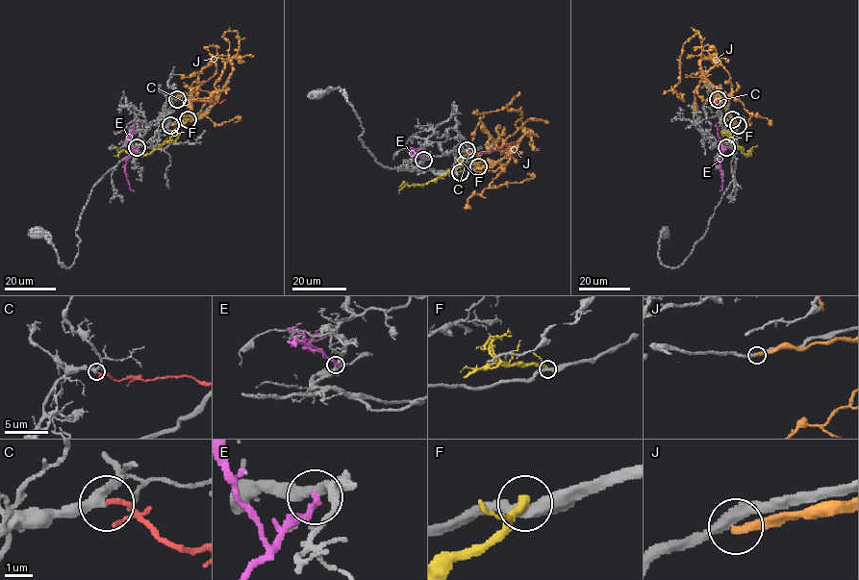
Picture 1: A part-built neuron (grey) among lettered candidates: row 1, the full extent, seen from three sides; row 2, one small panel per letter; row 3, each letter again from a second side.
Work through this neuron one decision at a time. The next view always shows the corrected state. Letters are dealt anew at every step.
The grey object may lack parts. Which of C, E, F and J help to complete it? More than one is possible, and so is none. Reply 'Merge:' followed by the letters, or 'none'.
Merge: C

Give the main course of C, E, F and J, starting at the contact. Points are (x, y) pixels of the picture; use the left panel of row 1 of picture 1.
C: (177, 99), (219, 103), (225, 100)
E: (137, 148), (125, 164), (127, 180), (134, 190)
F: (189, 119), (173, 132), (169, 139), (146, 155), (127, 153), (113, 146)
J: (170, 125), (216, 101), (236, 31), (223, 35), (216, 89), (184, 92)

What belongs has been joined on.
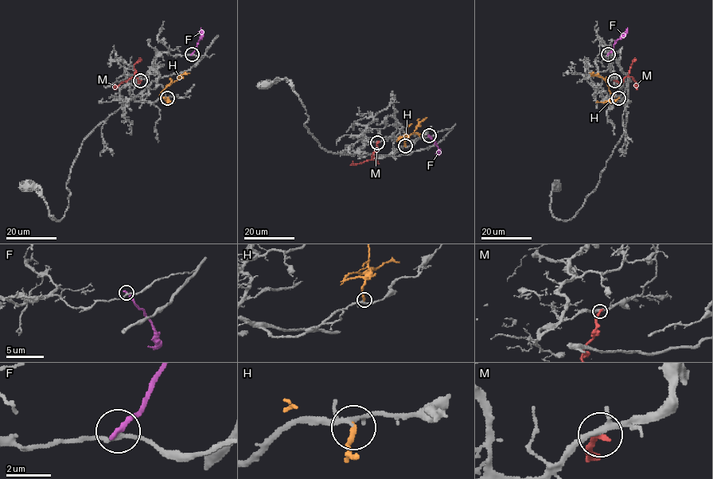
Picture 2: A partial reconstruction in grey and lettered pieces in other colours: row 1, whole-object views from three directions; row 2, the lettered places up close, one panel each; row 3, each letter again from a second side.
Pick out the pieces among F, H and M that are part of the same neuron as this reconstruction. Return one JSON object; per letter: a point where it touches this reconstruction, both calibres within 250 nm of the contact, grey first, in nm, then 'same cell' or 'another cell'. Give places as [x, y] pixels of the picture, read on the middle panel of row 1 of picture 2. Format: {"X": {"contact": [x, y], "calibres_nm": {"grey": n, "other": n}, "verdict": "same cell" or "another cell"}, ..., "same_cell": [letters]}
{"F": {"contact": [429, 135], "calibres_nm": {"grey": 170, "other": 280}, "verdict": "another cell"}, "H": {"contact": [405, 146], "calibres_nm": {"grey": 140, "other": 200}, "verdict": "same cell"}, "M": {"contact": [377, 142], "calibres_nm": {"grey": 220, "other": 260}, "verdict": "another cell"}, "same_cell": ["H"]}

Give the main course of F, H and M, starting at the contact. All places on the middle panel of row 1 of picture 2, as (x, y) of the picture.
F: (429, 136), (438, 146), (438, 155)
H: (405, 146), (405, 139), (398, 139), (412, 133), (426, 117)
M: (377, 142), (371, 160), (356, 165), (352, 162)

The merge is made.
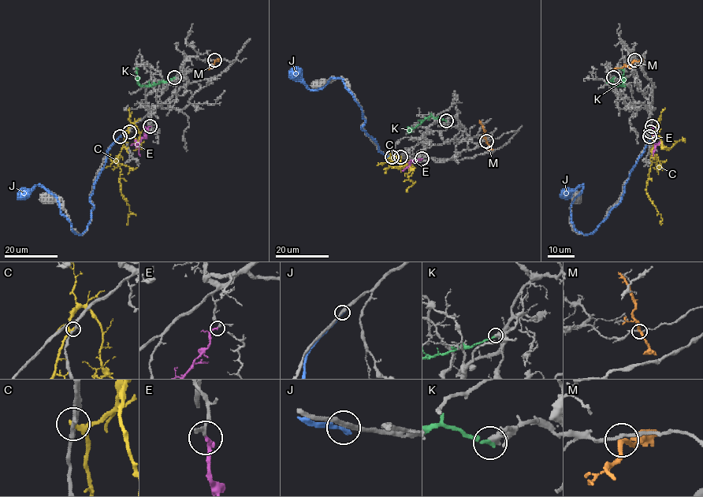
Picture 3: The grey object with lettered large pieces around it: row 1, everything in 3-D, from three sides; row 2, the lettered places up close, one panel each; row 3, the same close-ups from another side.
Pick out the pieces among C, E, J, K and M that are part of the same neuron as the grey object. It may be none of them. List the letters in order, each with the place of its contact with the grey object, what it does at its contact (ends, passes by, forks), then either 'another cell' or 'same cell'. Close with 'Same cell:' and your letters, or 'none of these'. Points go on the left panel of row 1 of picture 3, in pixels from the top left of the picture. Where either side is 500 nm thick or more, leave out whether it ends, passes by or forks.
C: (129, 131) | it passes by | another cell
E: (150, 126) | it ends | same cell
J: (120, 136) | it ends | another cell
K: (174, 77) | it ends | another cell
M: (214, 60) | it passes by | another cell
Same cell: E

